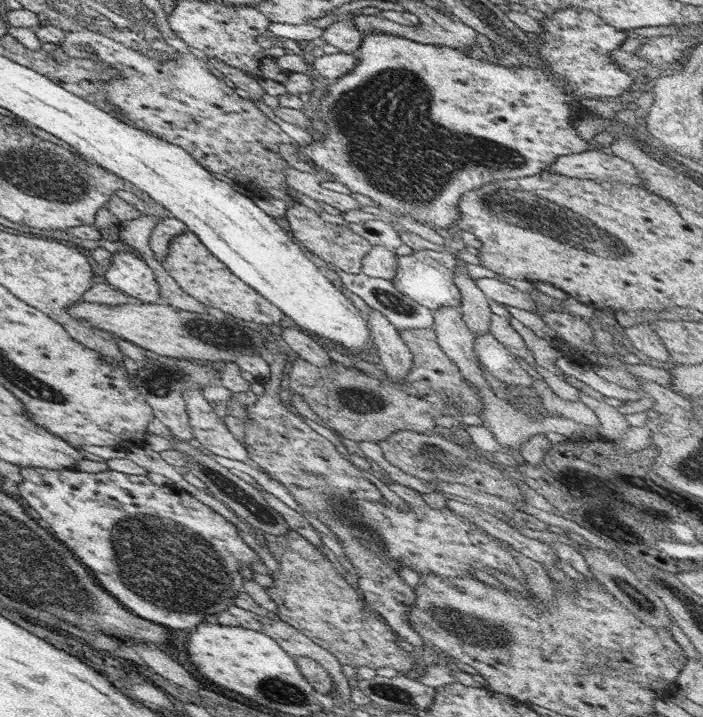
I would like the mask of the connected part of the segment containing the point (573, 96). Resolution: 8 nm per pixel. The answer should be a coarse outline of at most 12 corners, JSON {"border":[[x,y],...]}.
{"border":[[547,13],[547,68],[363,34],[296,150],[392,218],[592,150],[630,35]]}

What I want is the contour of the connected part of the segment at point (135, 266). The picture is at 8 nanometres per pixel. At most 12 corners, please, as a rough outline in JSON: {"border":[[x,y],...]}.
{"border":[[114,253],[106,279],[142,303],[161,301],[152,268]]}

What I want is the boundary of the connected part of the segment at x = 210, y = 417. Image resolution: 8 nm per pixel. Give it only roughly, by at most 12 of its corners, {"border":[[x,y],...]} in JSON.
{"border":[[185,390],[194,438],[204,450],[247,462],[248,451],[202,390]]}

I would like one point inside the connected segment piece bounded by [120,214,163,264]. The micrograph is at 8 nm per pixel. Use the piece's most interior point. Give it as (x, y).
(136, 232)

